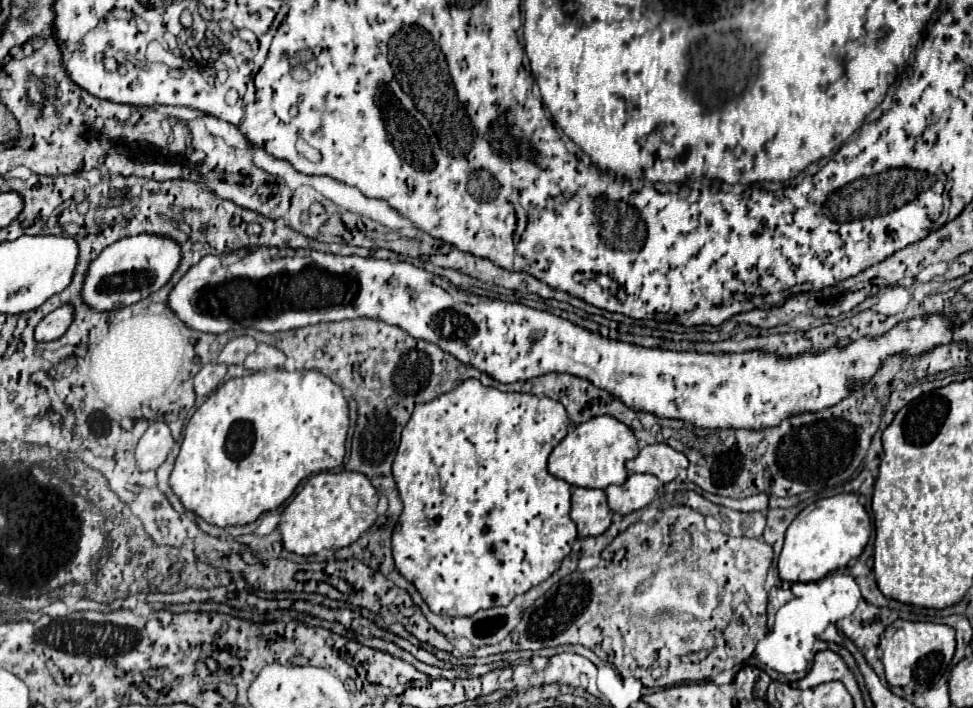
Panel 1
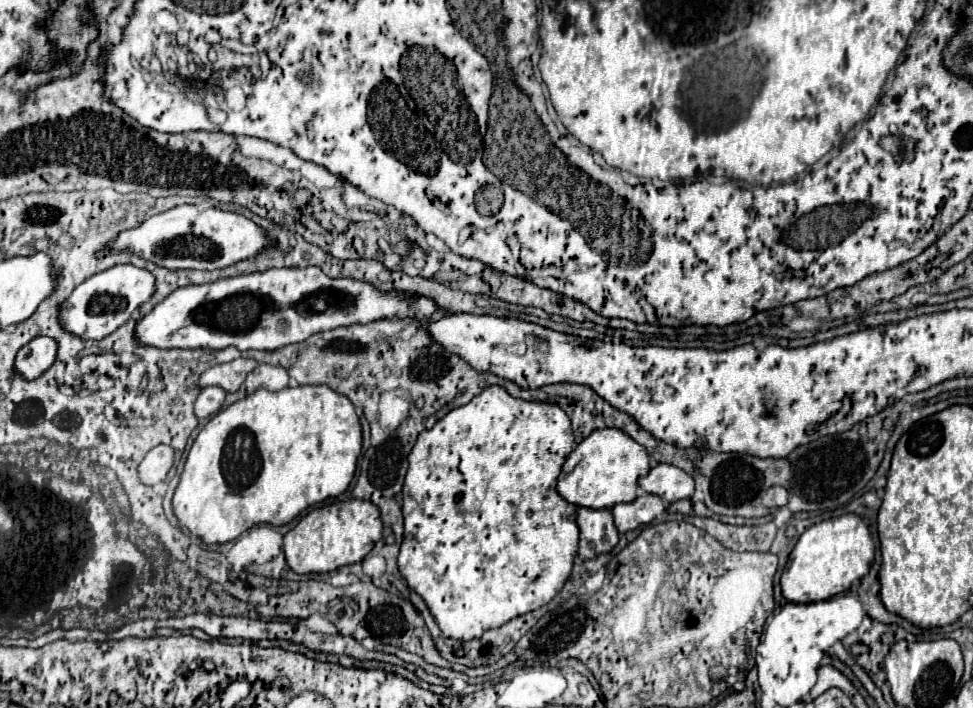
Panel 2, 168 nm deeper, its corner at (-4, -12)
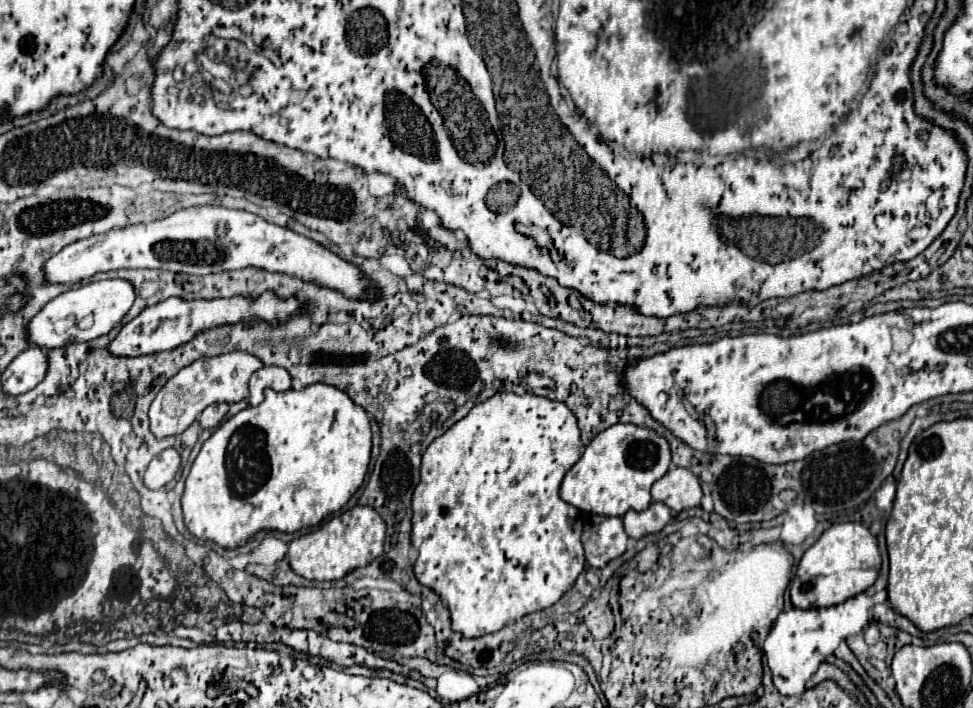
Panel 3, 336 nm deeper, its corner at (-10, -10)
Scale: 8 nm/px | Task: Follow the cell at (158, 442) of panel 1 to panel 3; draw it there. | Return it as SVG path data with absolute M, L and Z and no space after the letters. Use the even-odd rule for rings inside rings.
M168 448L160 452L148 466L144 474L144 486L150 490L164 488L170 480L174 480L176 472L180 468L180 454L174 448Z

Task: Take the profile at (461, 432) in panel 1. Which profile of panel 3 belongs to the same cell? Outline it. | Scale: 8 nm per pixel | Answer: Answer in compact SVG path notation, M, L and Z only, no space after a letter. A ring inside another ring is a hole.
M498 392L496 396L492 396L490 400L476 404L466 418L462 418L460 422L456 422L448 432L444 432L444 436L440 436L438 440L434 440L428 450L422 454L422 480L418 484L418 488L414 490L414 498L412 498L412 546L418 550L418 558L414 562L414 572L416 578L422 586L432 588L446 604L452 616L452 628L454 632L464 634L466 638L478 638L484 634L492 634L500 628L504 628L506 624L520 620L526 614L534 614L538 610L544 610L552 604L556 604L566 592L568 588L572 588L572 584L576 582L576 578L582 574L586 560L584 560L584 550L582 550L582 526L578 524L580 520L580 510L566 504L560 496L560 482L564 478L564 474L578 462L578 458L582 456L582 442L580 442L580 430L576 424L576 416L570 412L570 408L562 402L554 402L542 396L534 396L534 394L512 394L512 392Z

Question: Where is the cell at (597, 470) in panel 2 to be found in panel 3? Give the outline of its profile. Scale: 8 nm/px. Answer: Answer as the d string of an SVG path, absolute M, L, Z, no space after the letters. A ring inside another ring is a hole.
M614 424L594 436L582 458L566 472L560 498L582 512L600 516L622 518L628 510L646 510L652 502L650 488L668 472L670 460L672 452L664 436L636 424Z

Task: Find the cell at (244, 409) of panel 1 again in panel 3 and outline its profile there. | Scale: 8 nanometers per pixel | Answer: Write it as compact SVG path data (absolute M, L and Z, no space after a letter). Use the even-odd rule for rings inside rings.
M312 384L306 386L302 390L286 390L286 392L276 392L276 390L266 390L266 398L260 406L248 406L246 410L238 412L236 416L228 418L226 422L222 422L214 434L204 442L200 454L196 456L190 474L186 478L186 488L182 494L182 510L184 510L184 522L190 530L190 534L198 540L212 540L216 544L220 544L222 548L240 548L244 546L254 534L262 532L262 530L276 530L276 532L298 532L302 528L312 528L318 526L326 516L342 510L346 506L346 502L356 494L356 490L362 486L364 476L368 472L368 464L370 464L370 450L372 450L372 432L370 432L370 420L364 408L356 406L350 396L334 386L326 386L326 384Z

